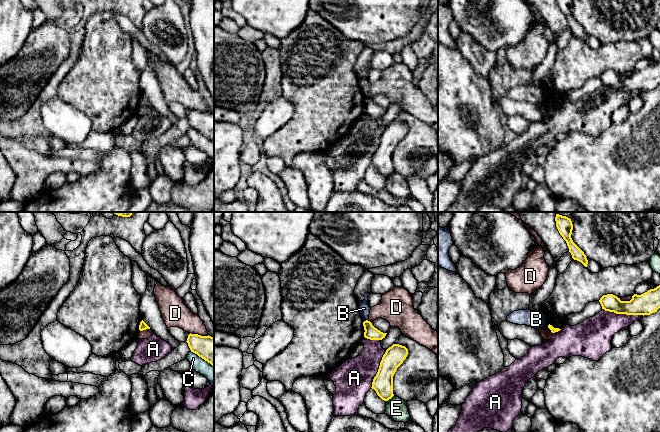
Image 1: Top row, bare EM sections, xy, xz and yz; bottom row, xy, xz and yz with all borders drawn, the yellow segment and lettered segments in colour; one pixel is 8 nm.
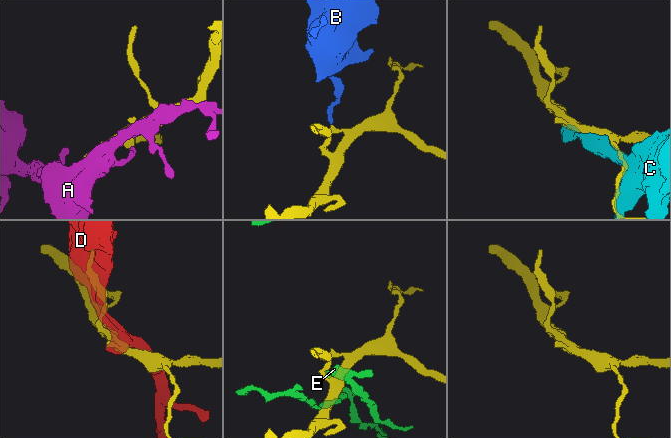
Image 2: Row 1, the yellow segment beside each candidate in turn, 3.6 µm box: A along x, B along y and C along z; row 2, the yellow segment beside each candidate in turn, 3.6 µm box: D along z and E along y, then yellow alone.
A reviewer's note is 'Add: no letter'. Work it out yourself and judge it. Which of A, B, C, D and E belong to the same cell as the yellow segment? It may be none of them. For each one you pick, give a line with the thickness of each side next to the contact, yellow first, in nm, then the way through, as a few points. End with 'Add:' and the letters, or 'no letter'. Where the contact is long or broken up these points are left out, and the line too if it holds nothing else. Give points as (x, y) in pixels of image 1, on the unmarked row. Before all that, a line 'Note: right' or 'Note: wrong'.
Note: right
Add: no letter

